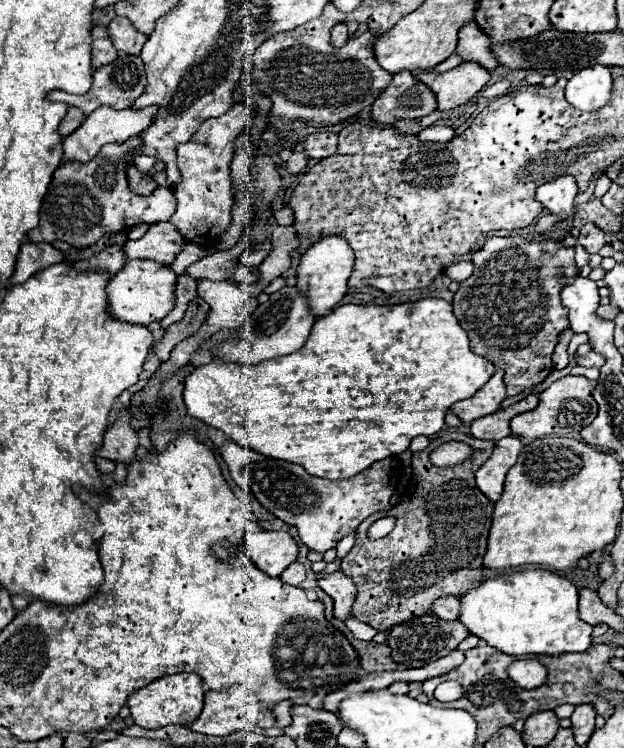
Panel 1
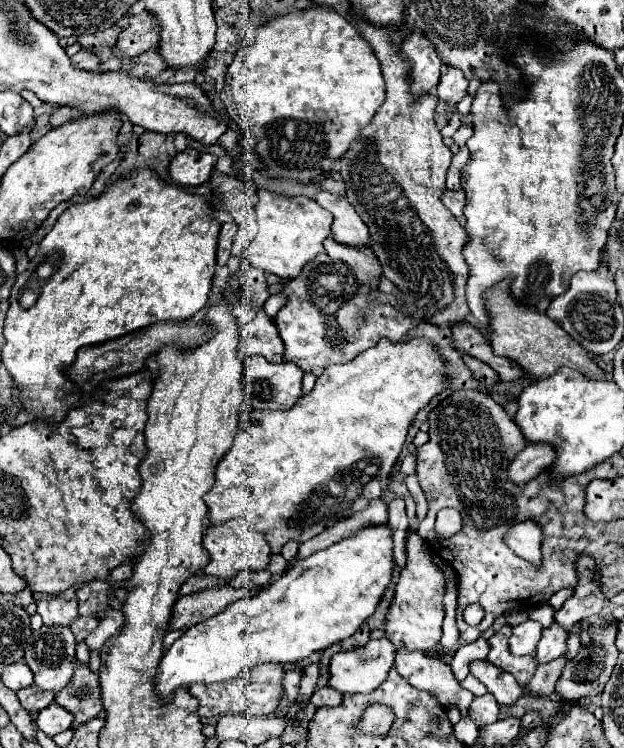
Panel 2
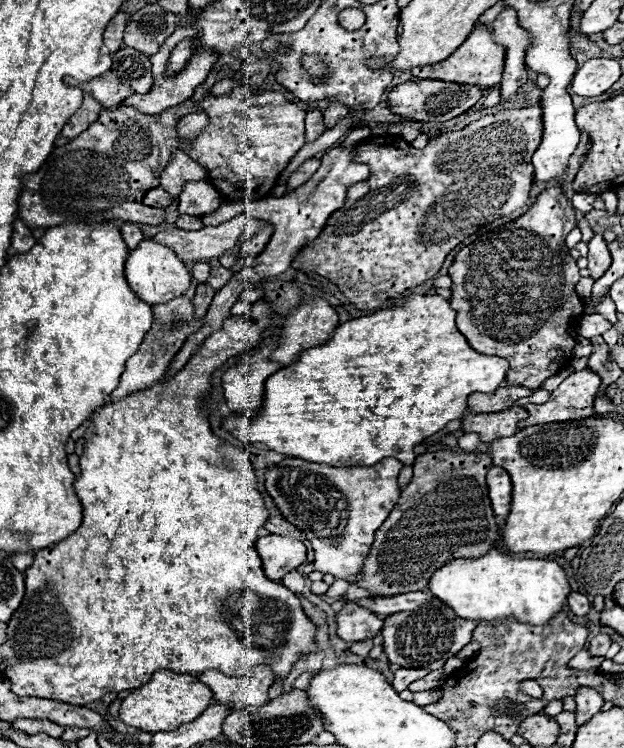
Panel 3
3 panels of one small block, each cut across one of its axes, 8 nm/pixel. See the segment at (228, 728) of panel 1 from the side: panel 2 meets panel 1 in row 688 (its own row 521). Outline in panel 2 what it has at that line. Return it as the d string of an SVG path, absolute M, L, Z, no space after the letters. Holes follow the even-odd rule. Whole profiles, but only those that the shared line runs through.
M242 518L236 520L228 520L222 526L210 524L204 532L204 540L202 540L204 548L210 554L210 564L202 570L202 574L212 574L218 578L234 578L238 572L252 568L252 570L264 570L268 568L268 558L270 558L270 546L264 538L262 532L254 530L252 526L248 526Z

